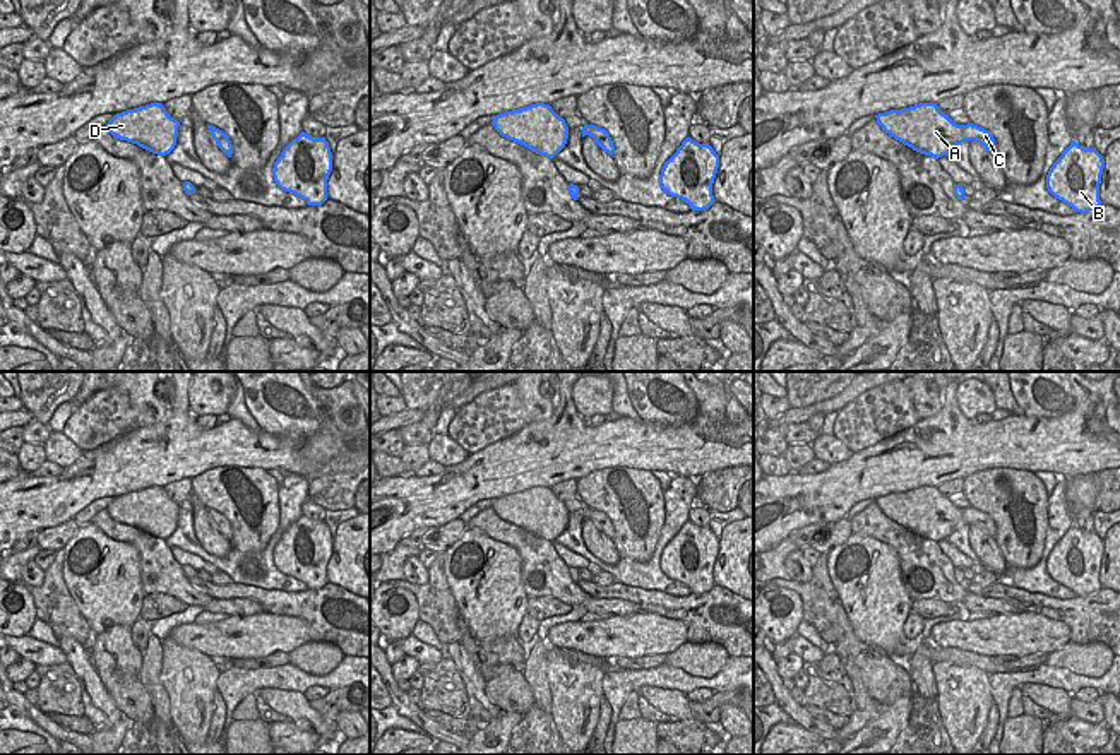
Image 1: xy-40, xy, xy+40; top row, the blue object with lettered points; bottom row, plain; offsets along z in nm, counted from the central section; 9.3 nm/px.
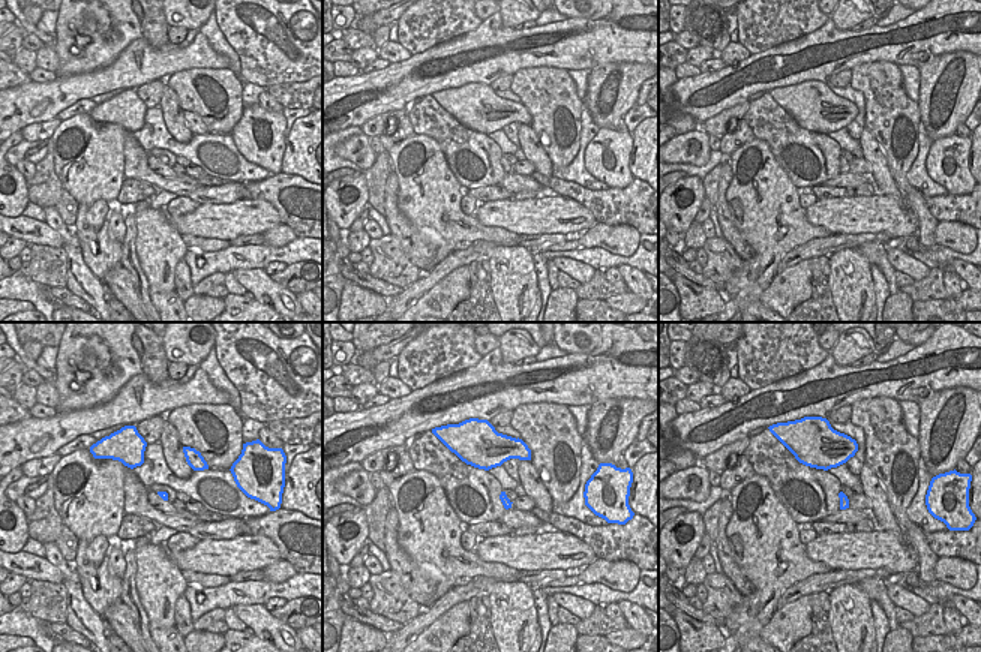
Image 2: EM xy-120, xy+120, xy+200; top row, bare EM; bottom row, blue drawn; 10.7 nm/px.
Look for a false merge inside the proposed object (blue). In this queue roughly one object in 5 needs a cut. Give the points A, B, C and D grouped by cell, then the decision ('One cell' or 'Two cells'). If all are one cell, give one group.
Groups: A B C D. One cell.

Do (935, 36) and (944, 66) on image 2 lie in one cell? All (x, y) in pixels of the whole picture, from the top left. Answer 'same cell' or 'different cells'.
different cells

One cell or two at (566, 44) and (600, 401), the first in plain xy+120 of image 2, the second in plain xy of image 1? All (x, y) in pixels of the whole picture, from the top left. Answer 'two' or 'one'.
two

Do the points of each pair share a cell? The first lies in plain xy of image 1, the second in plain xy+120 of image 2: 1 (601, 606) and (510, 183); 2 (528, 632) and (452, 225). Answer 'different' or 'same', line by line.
1: same
2: different

